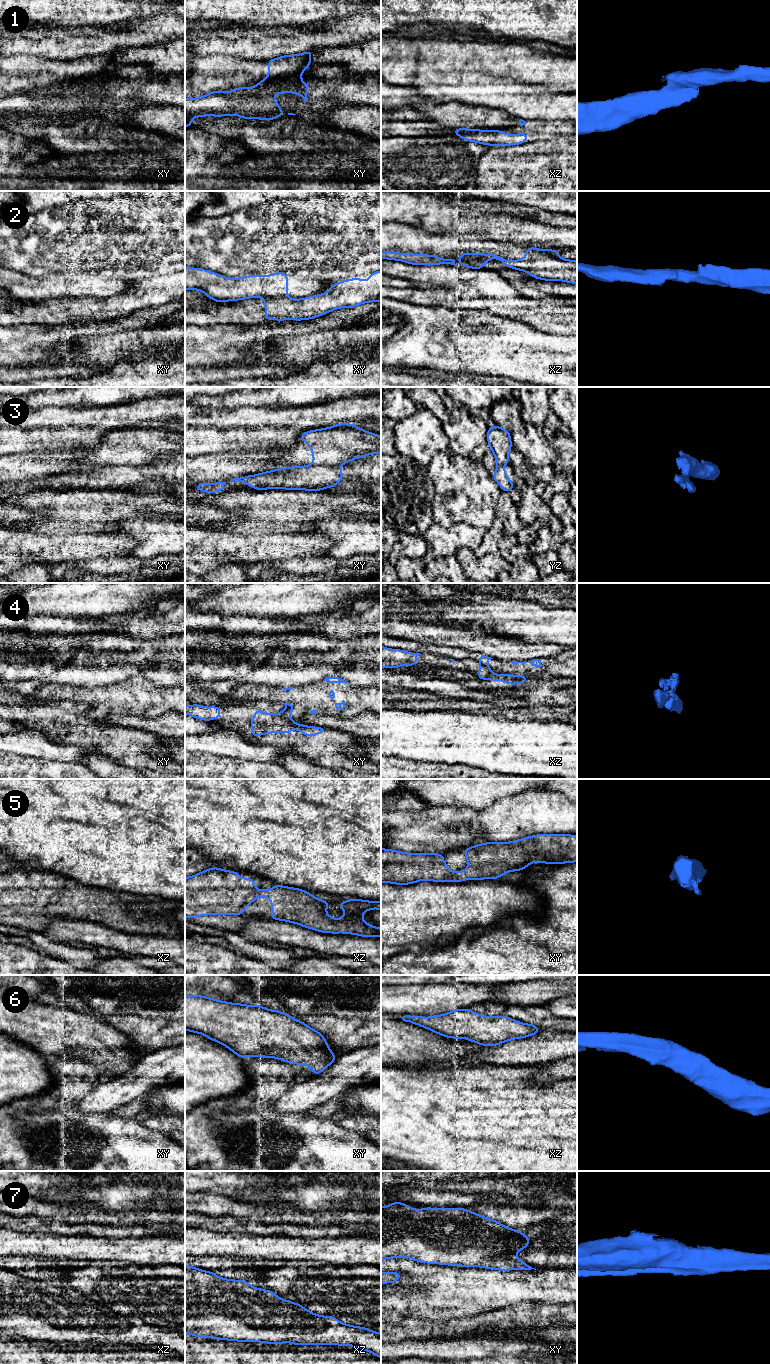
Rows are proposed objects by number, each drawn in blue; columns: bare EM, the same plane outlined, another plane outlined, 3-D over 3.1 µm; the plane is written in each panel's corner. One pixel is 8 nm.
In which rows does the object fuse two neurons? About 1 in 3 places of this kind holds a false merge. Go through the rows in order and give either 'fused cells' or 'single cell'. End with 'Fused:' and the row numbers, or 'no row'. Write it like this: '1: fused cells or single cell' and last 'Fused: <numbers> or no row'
1: fused cells
2: fused cells
3: fused cells
4: fused cells
5: single cell
6: single cell
7: single cell
Fused: 1, 2, 3, 4

